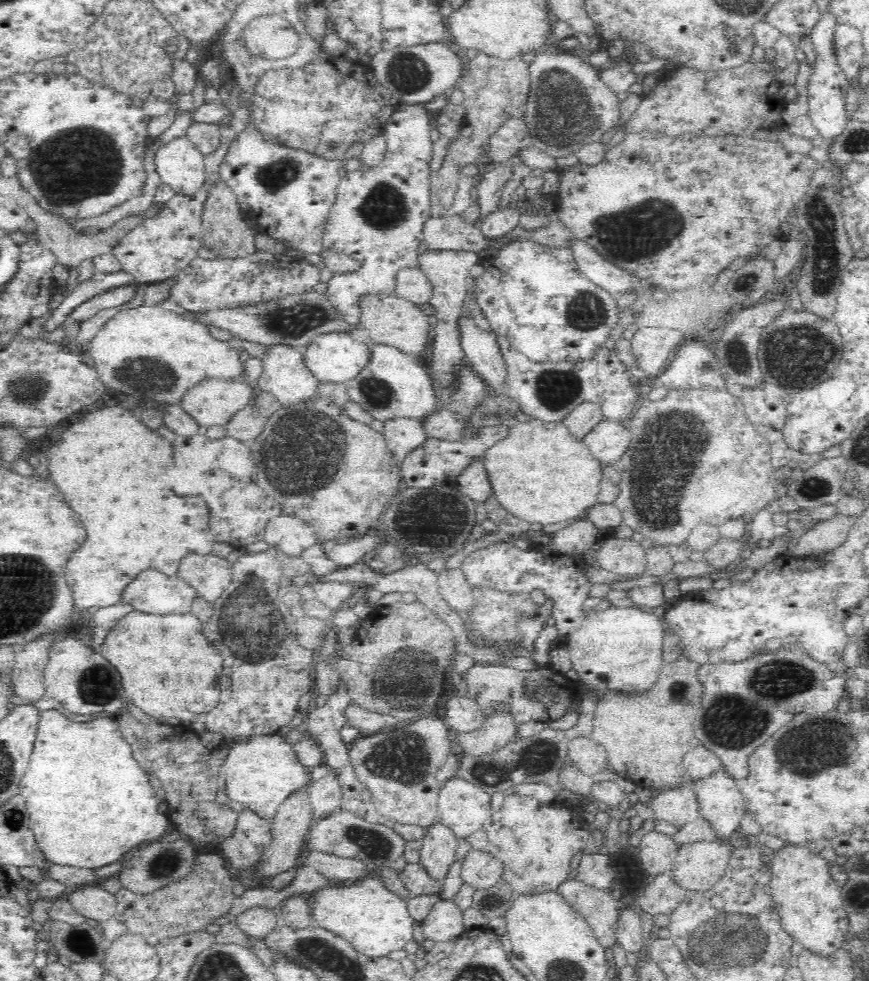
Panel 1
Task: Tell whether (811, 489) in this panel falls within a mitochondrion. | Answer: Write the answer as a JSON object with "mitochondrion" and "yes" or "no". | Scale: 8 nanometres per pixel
{"mitochondrion":"yes"}

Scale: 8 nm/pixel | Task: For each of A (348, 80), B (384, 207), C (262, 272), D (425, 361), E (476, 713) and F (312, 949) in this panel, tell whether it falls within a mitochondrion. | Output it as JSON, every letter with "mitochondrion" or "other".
{"A":"other","B":"mitochondrion","C":"other","D":"other","E":"other","F":"mitochondrion"}

